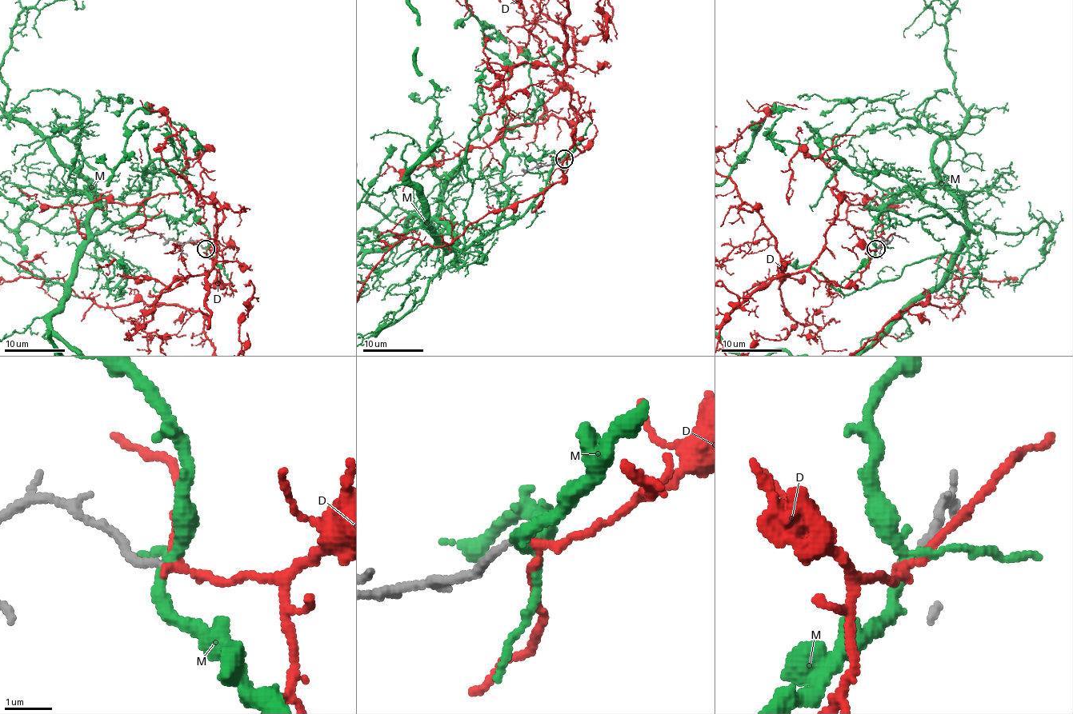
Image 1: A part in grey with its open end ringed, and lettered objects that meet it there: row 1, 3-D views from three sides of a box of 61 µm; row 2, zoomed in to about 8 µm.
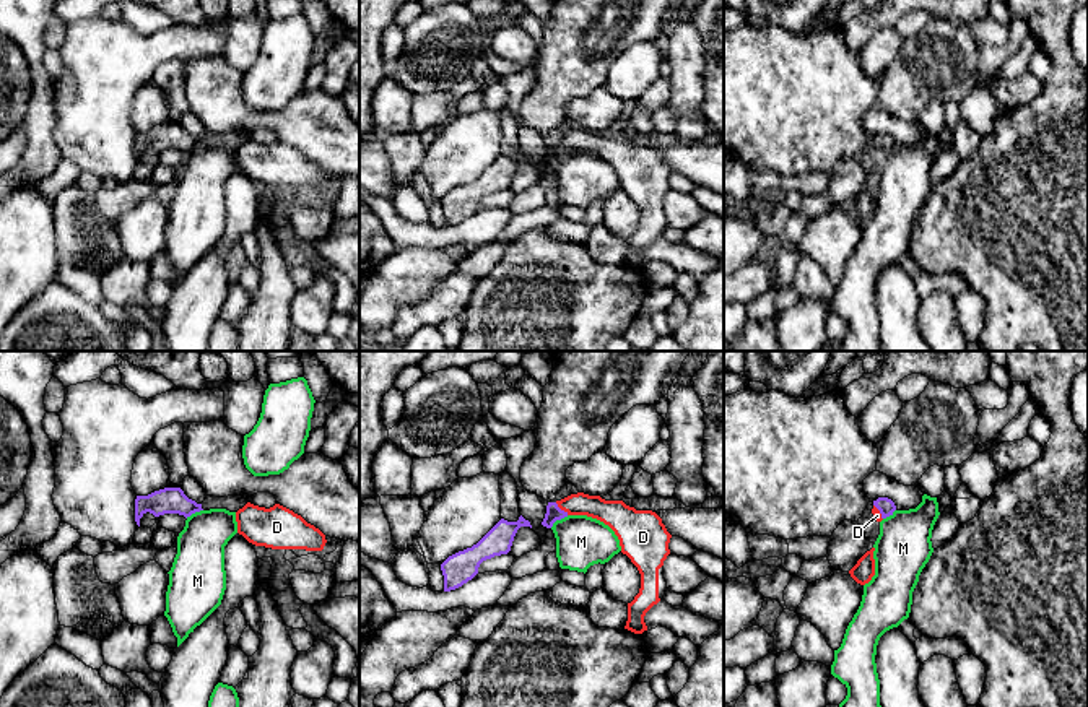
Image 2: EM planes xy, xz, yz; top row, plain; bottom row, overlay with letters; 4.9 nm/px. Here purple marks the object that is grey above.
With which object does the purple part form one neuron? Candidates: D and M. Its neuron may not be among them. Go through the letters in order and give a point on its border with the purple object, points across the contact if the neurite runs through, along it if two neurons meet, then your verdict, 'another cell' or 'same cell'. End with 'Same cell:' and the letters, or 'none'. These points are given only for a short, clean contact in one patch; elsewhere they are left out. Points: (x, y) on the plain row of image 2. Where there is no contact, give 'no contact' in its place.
D: meets purple in xz at (560, 145); runs through xz (553, 148), (560, 145), (599, 143), (610, 148); same cell
M: meets purple in xz at (558, 155); border along xz (568, 151), (550, 163); another cell
Same cell: D

